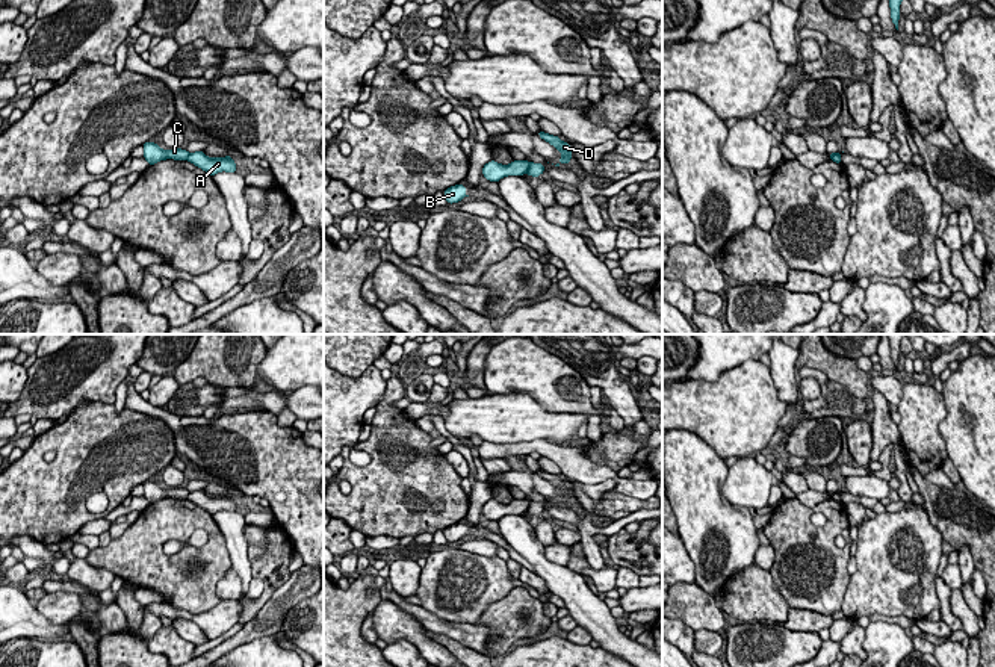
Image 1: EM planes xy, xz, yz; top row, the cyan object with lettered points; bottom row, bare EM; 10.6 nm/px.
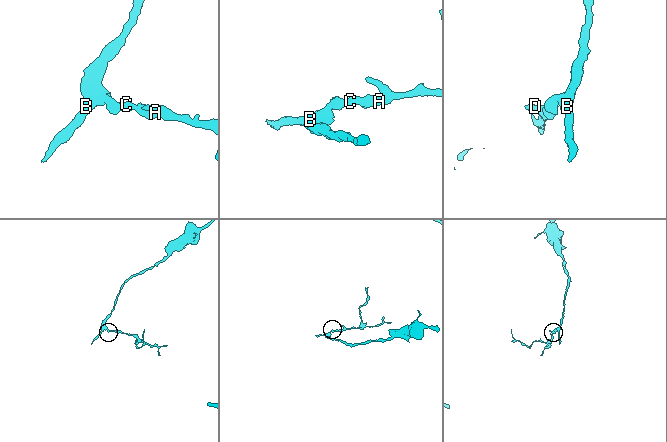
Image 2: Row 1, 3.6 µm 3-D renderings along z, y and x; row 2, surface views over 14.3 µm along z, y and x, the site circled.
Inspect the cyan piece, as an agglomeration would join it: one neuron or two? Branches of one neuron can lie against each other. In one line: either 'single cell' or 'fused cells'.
fused cells

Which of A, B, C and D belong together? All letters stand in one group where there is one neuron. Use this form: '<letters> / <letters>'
A D / B C

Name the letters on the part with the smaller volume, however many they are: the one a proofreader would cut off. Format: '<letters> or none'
A, D

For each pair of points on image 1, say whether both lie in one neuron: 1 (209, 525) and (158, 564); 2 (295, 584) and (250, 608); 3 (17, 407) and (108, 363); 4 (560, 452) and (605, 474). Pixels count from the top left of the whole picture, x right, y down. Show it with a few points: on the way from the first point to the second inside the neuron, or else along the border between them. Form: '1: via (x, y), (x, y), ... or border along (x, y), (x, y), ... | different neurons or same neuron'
1: via (212, 543), (197, 558), (176, 564) | same neuron
2: border along (291, 573), (245, 623) | different neurons
3: via (40, 397), (71, 368), (85, 366) | same neuron
4: via (570, 460), (585, 472), (595, 474) | same neuron

